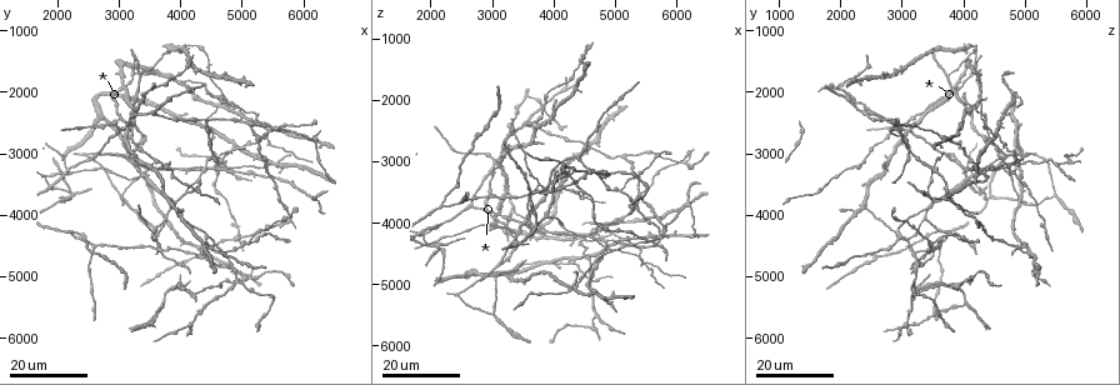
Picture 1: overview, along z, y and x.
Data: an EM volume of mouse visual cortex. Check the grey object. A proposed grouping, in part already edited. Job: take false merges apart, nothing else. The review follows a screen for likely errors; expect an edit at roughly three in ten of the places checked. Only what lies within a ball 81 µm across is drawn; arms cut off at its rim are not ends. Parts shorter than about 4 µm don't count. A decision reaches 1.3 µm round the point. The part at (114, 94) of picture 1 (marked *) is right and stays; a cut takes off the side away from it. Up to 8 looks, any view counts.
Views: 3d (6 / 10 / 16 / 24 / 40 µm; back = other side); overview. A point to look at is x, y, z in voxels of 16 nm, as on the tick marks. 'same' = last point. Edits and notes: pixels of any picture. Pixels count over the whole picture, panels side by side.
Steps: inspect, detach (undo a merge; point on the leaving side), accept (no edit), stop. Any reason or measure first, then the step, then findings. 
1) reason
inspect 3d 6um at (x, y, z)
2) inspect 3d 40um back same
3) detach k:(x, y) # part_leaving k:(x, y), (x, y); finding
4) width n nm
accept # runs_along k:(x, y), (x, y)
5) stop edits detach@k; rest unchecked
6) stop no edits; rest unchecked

small branch off a trunk
inspect 3d 16um at (6150, 3750, 3650)

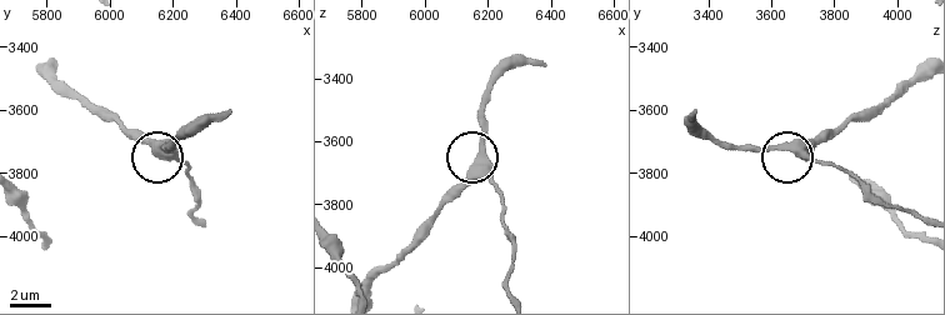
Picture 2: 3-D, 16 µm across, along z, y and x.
zoom in
inspect 3d 6um at (6190, 3720, 3660)

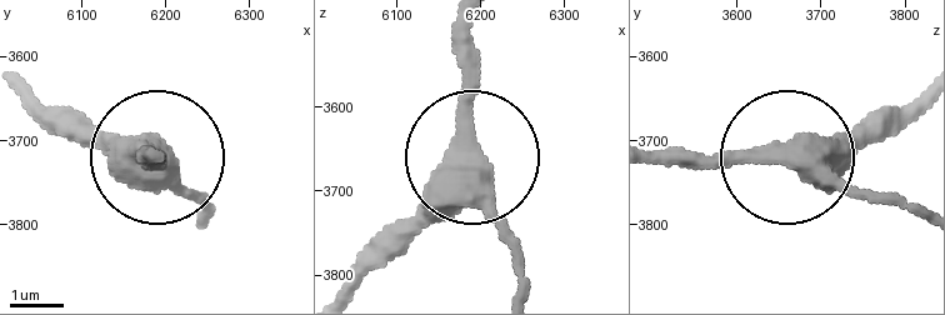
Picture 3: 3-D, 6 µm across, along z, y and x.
width 400 nm
accept # runs_along 3:(33, 99), (154, 158); one neuron here

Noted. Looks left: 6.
four or more arms meet
inspect 3d 24um at (4000, 5200, 3300)

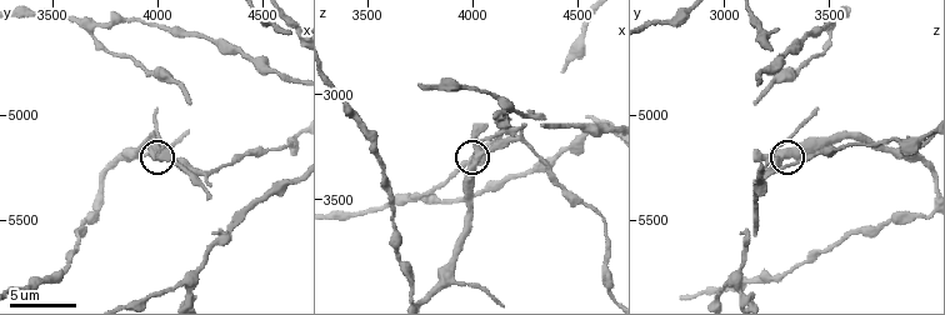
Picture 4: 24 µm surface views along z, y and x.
inspect 3d 10um at (4020, 5170, 3280)

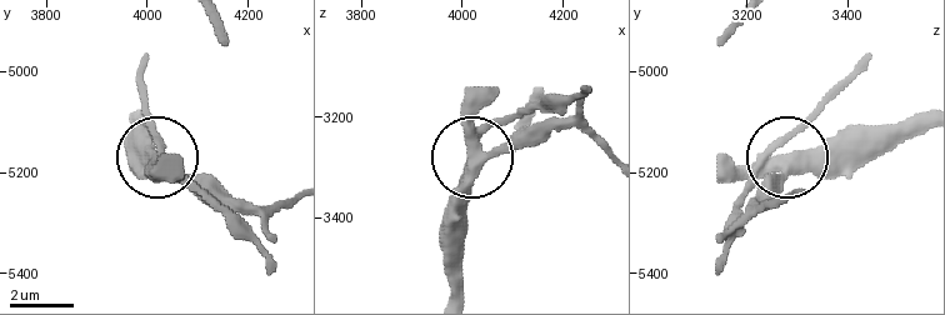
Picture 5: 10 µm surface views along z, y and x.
arms 4
detach 5:(154, 130) # part_leaving 5:(478, 130), (555, 111), (585, 89); two neurons meet here

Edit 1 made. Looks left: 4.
four arms meet
inspect 3d 10um at (3670, 4580, 3510)

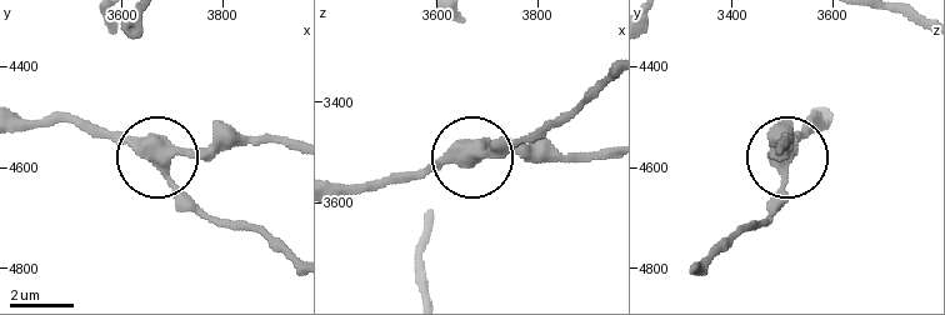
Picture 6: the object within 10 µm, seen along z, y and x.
arms 4
accept # runs_along 6:(781, 143), (789, 191), (773, 221); continuous, no second neuron

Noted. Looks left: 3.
two arms in line, one across
inspect 3d 24um at (2150, 3750, 4350)

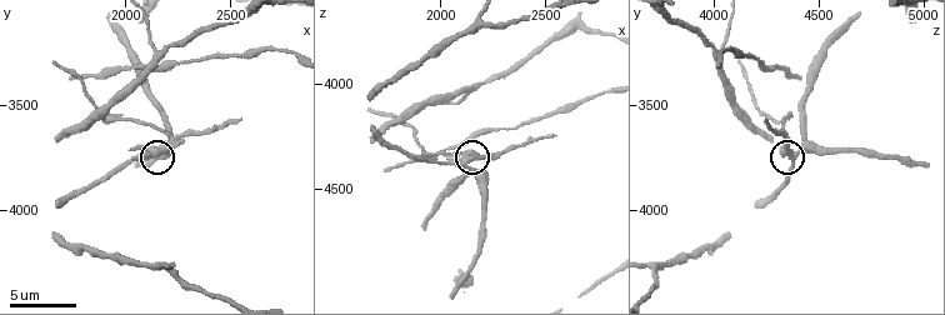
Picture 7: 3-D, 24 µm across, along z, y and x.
closer look
inspect 3d 10um at (2120, 3740, 4390)

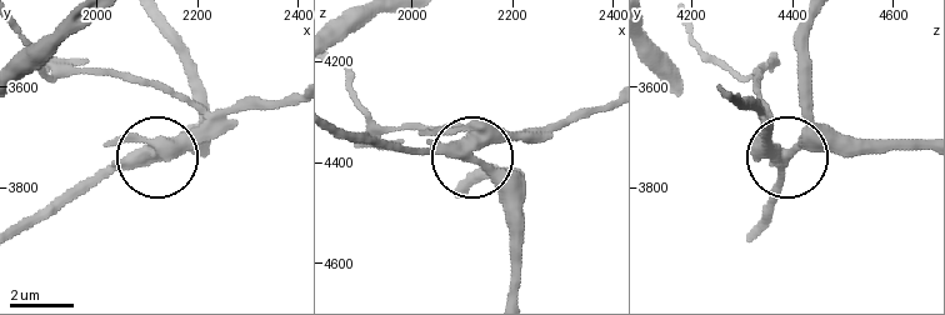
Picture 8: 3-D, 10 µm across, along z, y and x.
arms 3
detach 8:(184, 141) # a second neuron is stuck on

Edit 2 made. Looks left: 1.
stop edits detach@5, detach@8; rest unchecked

